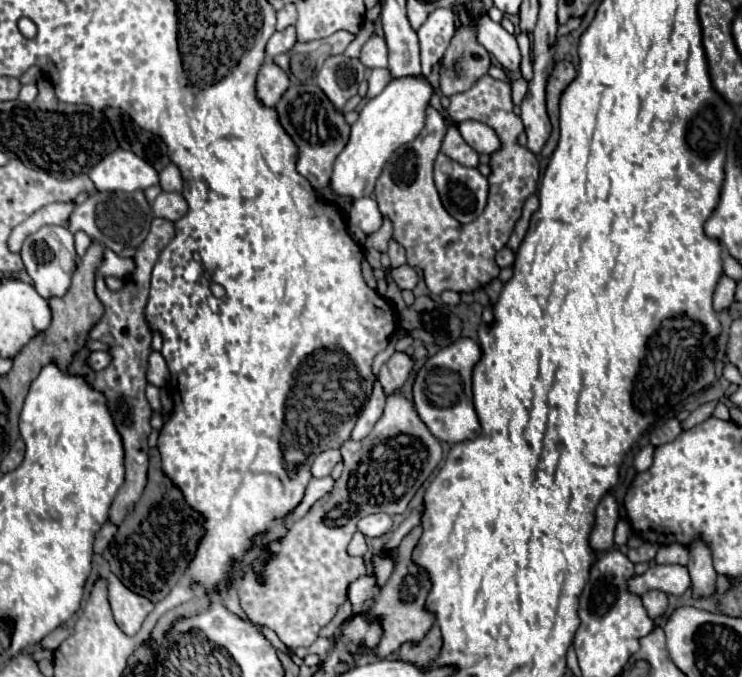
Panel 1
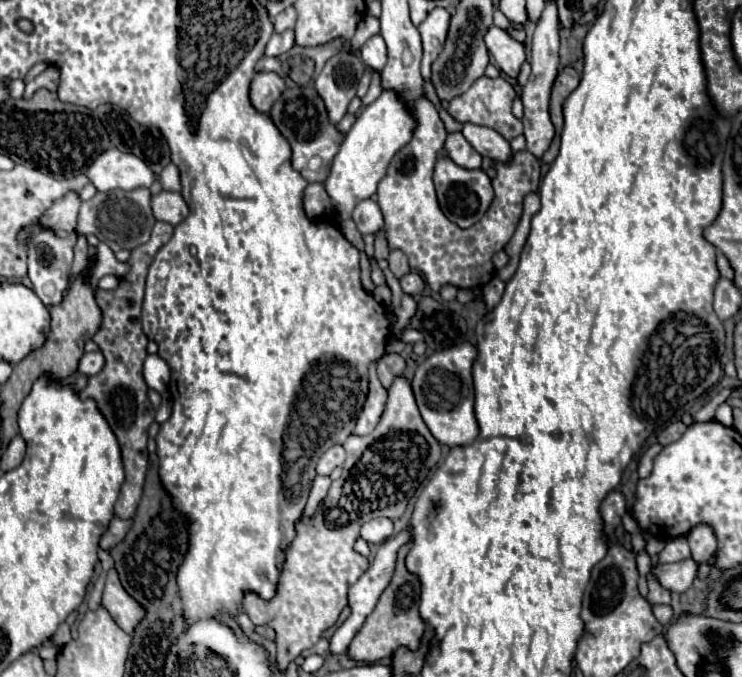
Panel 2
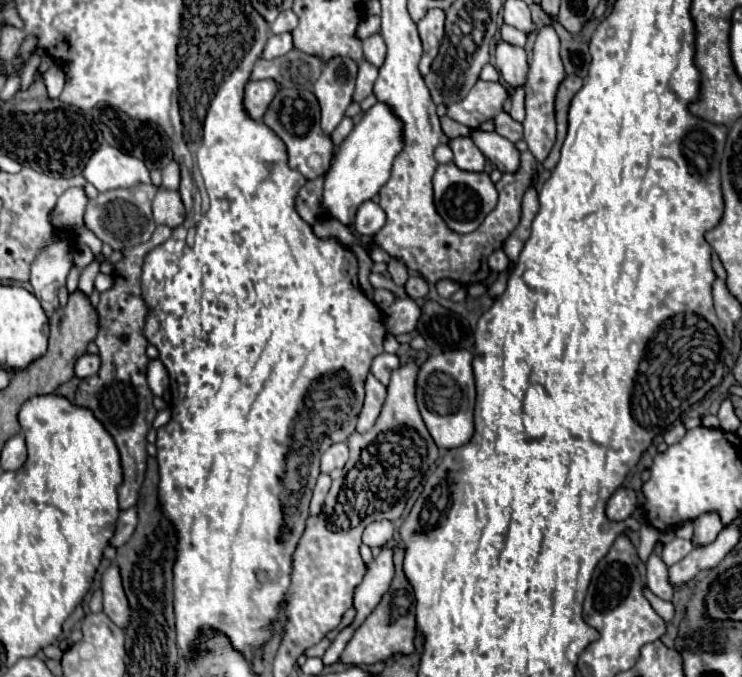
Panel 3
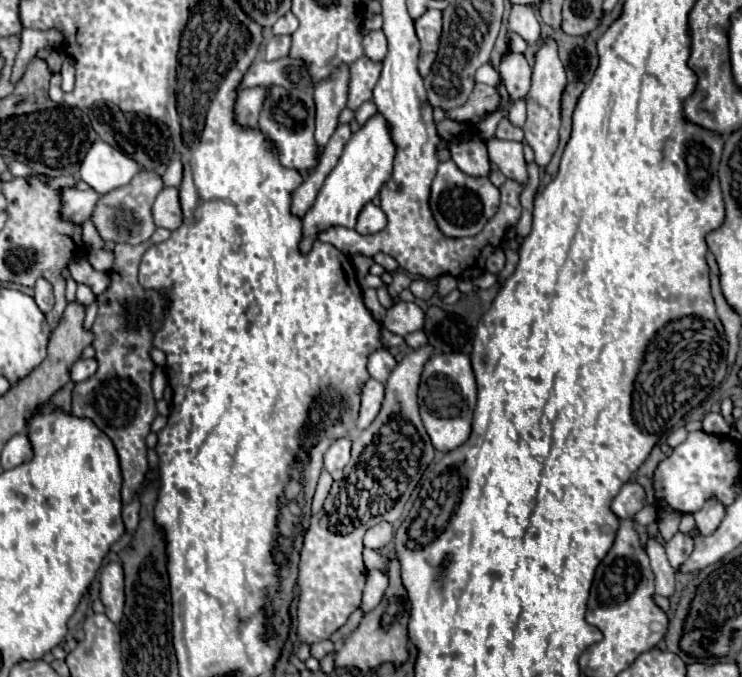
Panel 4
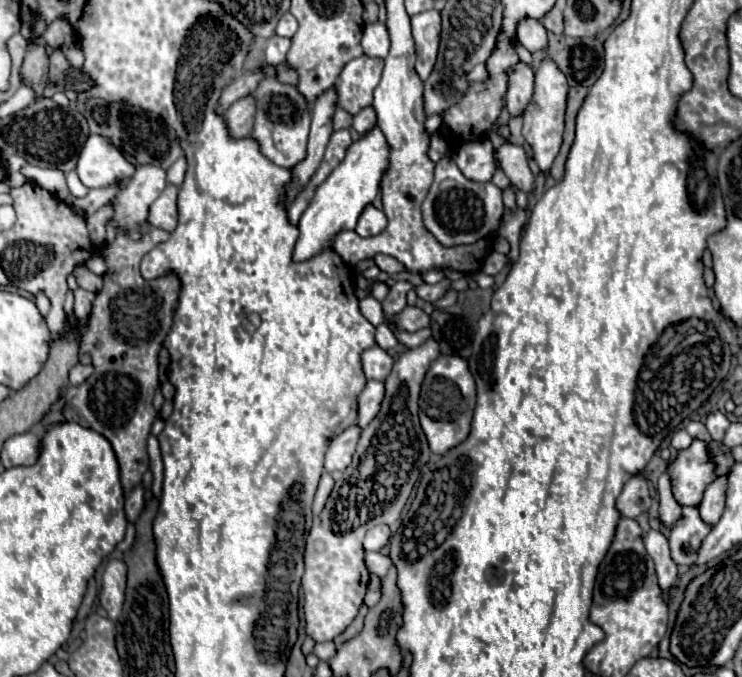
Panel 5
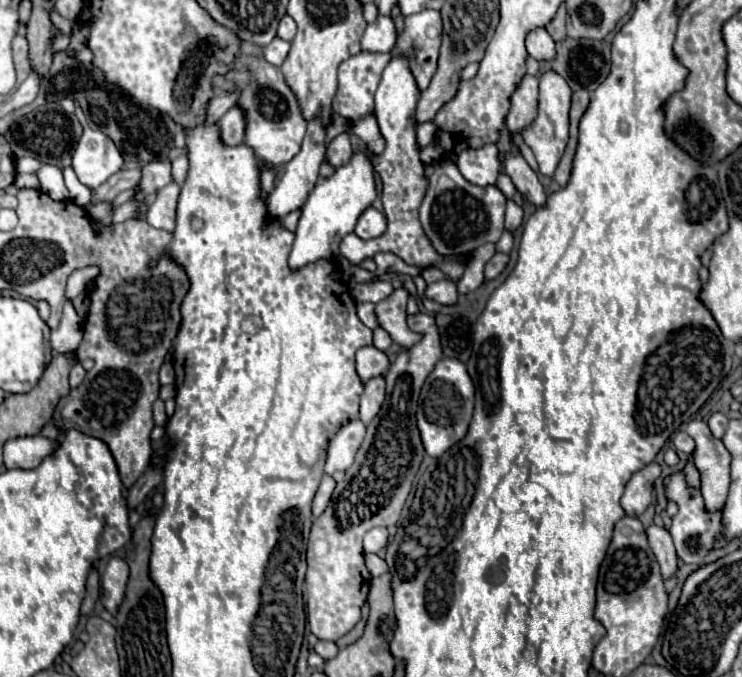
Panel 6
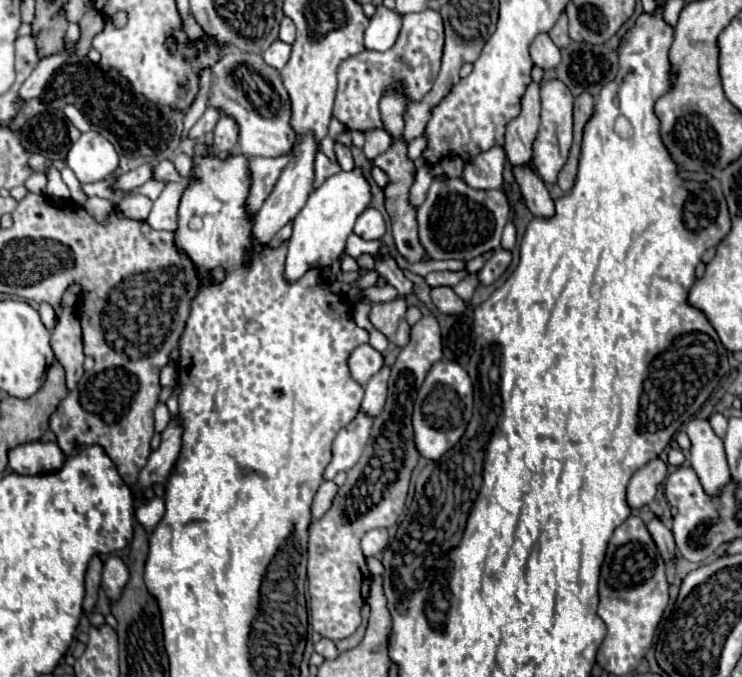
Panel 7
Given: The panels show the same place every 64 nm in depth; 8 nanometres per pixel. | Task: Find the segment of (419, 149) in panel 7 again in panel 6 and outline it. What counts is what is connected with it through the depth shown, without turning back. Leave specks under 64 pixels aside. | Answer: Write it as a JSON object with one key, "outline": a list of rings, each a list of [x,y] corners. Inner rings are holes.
{"outline":[[[425,122],[424,124],[420,124],[417,129],[417,145],[419,149],[426,147],[428,144],[432,142],[432,139],[435,137],[436,126],[432,122]]]}

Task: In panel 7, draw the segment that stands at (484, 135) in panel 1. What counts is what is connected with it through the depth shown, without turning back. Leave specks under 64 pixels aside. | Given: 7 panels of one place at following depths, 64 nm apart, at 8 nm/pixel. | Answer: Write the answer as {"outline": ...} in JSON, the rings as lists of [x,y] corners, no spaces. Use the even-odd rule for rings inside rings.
{"outline":[[[514,168],[514,176],[516,176],[520,192],[526,200],[528,210],[536,218],[552,218],[556,214],[554,200],[550,198],[542,178],[530,168]]]}

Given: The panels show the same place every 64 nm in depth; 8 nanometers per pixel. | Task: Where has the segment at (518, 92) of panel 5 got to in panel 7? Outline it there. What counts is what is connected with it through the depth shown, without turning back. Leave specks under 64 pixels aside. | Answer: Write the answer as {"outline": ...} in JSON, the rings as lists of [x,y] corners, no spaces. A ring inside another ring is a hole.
{"outline":[[[532,82],[522,96],[522,112],[516,120],[512,120],[506,128],[506,156],[512,166],[526,166],[530,168],[532,144],[538,136],[540,126],[540,86]]]}

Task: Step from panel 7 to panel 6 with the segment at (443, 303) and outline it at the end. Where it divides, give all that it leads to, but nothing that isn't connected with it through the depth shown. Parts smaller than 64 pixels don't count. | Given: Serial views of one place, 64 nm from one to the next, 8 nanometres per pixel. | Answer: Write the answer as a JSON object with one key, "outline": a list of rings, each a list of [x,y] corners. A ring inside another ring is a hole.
{"outline":[[[442,280],[436,284],[428,284],[426,288],[426,296],[442,306],[454,306],[458,300],[456,294],[456,284],[452,280]]]}

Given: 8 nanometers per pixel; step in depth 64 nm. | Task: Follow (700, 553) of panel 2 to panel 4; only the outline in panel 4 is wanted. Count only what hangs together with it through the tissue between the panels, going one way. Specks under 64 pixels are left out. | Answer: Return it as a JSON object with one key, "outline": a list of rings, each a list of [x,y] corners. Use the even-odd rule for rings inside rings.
{"outline":[[[714,496],[708,498],[708,502],[694,514],[696,526],[698,526],[700,534],[704,534],[704,536],[712,534],[718,528],[718,524],[720,524],[722,518],[724,518],[724,506]]]}

